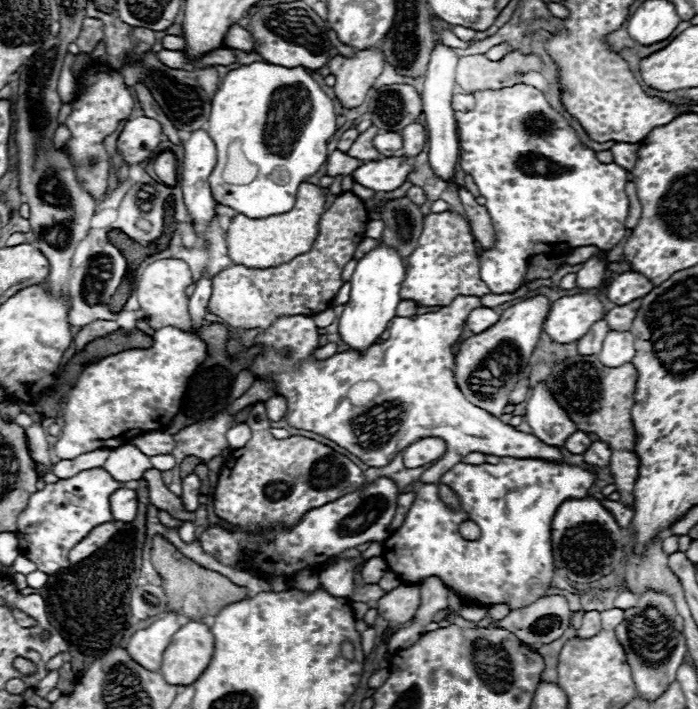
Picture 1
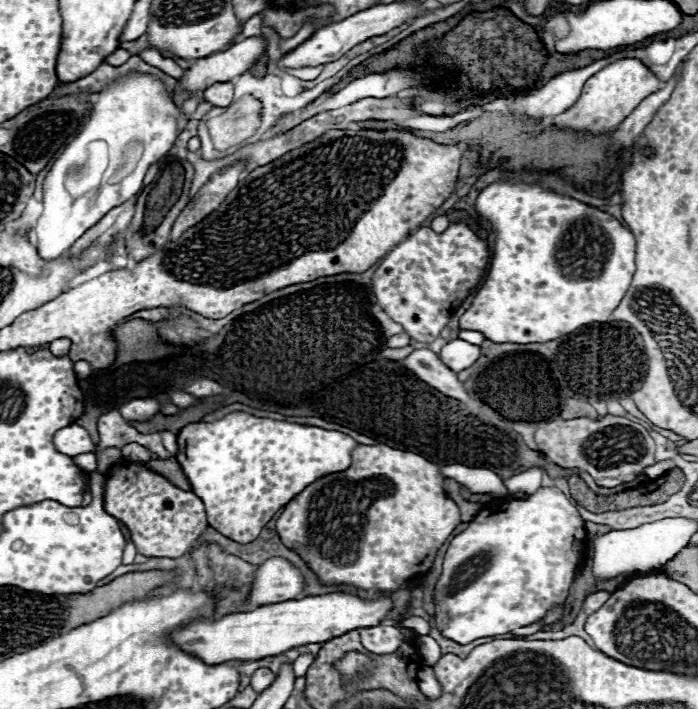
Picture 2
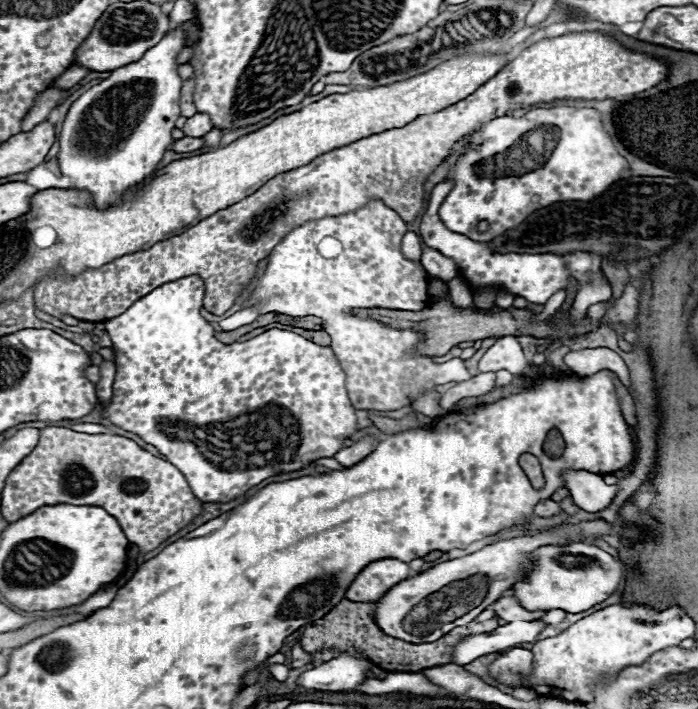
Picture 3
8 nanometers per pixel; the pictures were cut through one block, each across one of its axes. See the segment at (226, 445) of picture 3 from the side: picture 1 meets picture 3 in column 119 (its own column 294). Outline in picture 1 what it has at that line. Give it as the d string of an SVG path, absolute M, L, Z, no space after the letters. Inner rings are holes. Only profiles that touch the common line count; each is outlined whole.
M458 296L450 306L432 314L414 318L394 316L388 328L390 338L370 346L364 356L346 350L324 362L312 358L320 336L310 316L298 314L278 318L256 338L258 344L264 344L266 352L256 358L252 372L258 378L278 384L278 394L288 400L284 418L290 426L334 440L368 466L376 466L376 460L390 462L392 446L408 446L420 438L442 438L446 442L444 456L438 460L436 468L432 466L430 472L426 472L424 482L438 482L446 470L462 462L470 452L562 462L562 452L558 448L550 448L534 434L520 432L490 412L470 404L456 386L452 344L460 338L466 316L480 306L482 302L478 296ZM362 380L378 382L380 394L368 406L358 408L350 404L346 392L352 384Z

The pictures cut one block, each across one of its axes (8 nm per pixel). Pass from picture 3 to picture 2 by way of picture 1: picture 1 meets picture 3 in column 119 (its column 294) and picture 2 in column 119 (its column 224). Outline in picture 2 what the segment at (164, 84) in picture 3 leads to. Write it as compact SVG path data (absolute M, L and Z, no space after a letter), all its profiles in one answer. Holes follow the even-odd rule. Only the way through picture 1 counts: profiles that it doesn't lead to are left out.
M128 72L104 86L88 122L68 142L44 178L44 212L34 226L38 252L44 260L62 256L112 208L124 204L140 192L148 168L166 158L180 136L178 116L180 106L174 102L174 92L156 74ZM130 140L144 142L142 160L128 178L118 184L110 184L110 178L122 162L122 148Z

